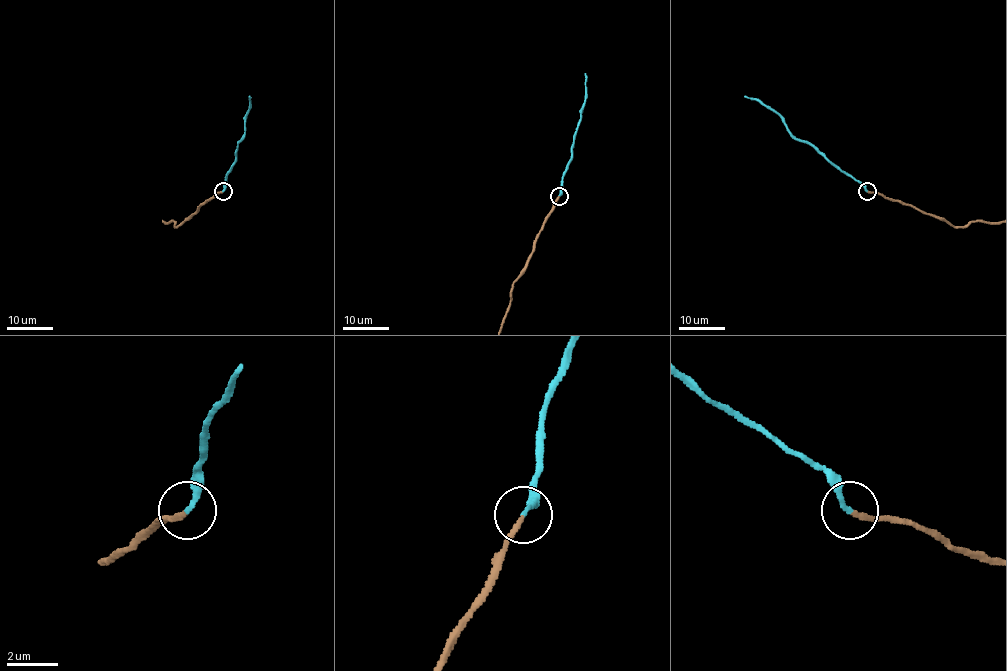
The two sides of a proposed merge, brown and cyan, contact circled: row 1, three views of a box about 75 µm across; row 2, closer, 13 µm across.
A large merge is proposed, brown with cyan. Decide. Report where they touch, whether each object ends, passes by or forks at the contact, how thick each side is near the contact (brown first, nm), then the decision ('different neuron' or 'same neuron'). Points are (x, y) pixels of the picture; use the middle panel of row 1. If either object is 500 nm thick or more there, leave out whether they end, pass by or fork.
(559, 196) | brown ends | cyan ends | 190/200 nm | same neuron

